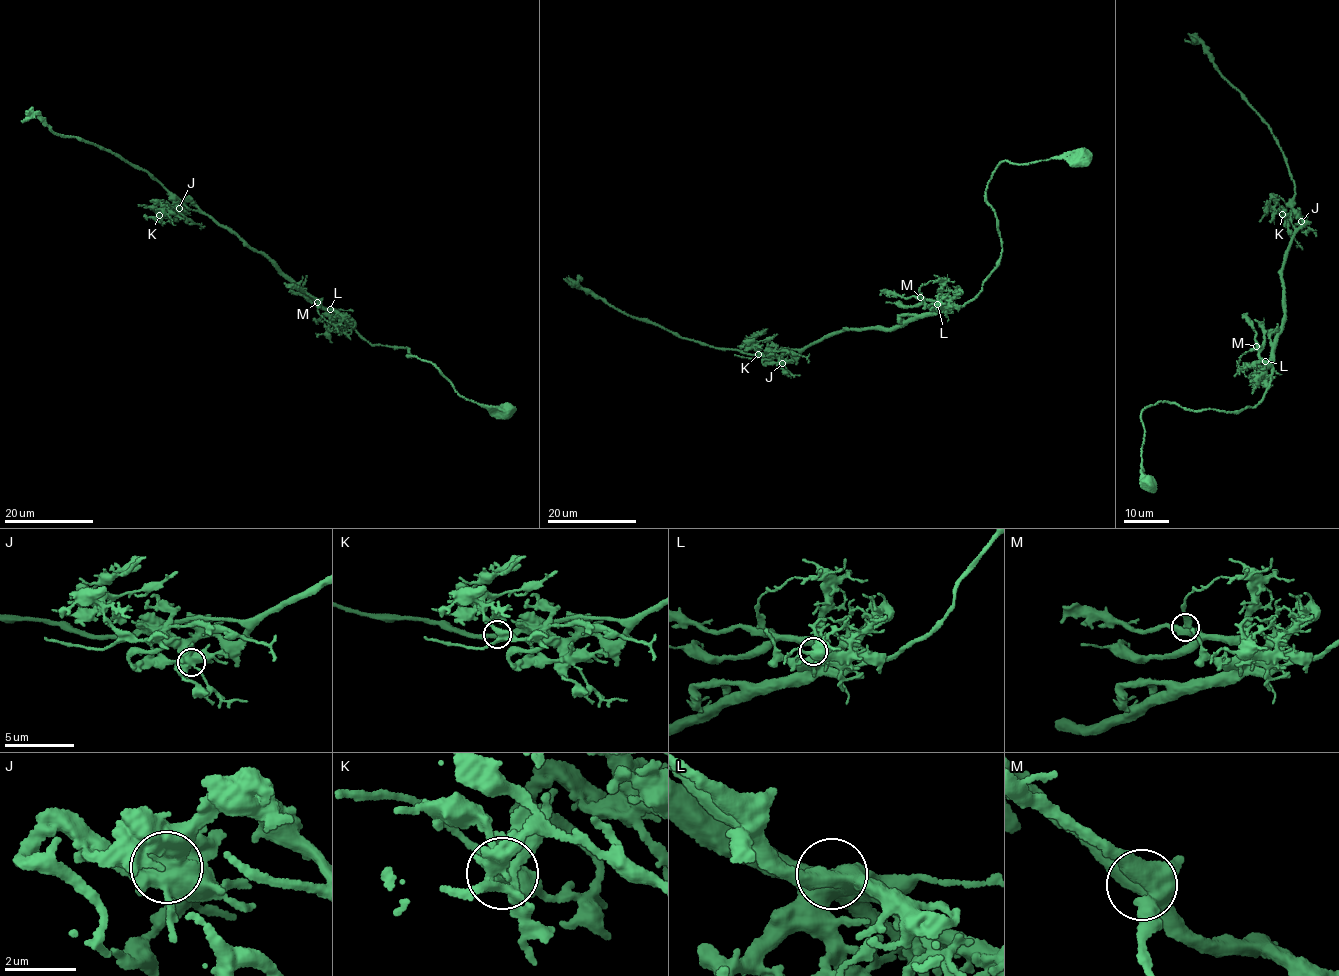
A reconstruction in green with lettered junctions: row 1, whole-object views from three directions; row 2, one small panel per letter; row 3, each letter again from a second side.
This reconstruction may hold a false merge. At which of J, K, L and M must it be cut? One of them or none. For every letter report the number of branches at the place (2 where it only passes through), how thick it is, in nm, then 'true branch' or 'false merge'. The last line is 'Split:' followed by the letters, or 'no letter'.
J: 5 branches meet; 650 nm thick; false merge
K: 3 branches meet; 360 nm thick; true branch
L: 3 branches meet; 550 nm thick; true branch
M: 4 branches meet; 480 nm thick; true branch
Split: J

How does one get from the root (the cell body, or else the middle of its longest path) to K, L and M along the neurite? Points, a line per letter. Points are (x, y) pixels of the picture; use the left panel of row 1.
K: (504, 415), (466, 400), (406, 346), (367, 342), (191, 202), (168, 207), (168, 218), (159, 215)
L: (504, 415), (466, 400), (433, 363), (410, 356), (406, 346), (373, 345), (330, 309)
M: (504, 415), (466, 400), (433, 363), (410, 356), (406, 346), (373, 345), (317, 302)

